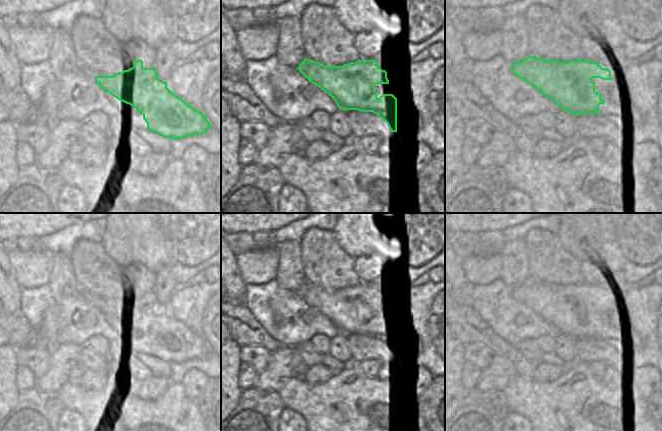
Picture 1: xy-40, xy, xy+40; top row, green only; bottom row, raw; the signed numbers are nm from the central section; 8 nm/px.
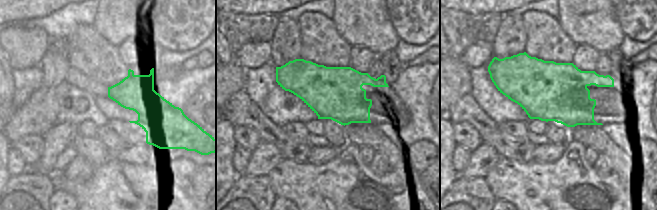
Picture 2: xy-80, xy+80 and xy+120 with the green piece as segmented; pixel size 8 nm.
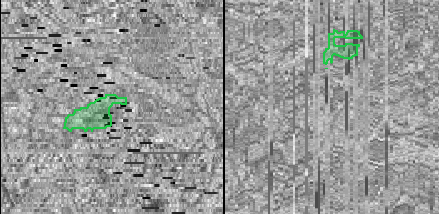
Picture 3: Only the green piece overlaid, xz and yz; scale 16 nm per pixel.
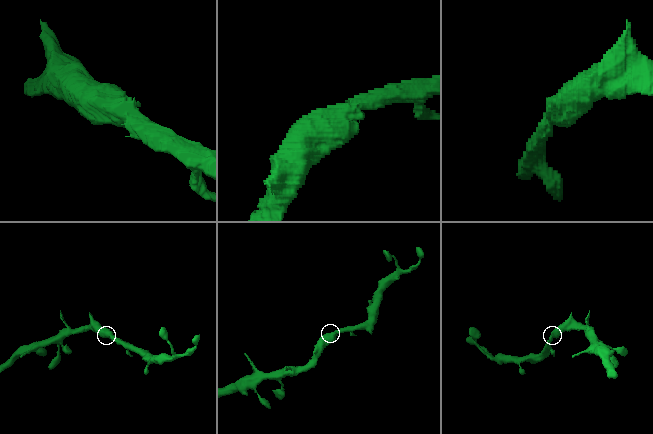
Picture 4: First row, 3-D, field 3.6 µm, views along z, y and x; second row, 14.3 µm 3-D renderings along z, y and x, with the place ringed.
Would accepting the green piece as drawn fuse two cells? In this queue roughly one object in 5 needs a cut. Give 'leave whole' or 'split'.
leave whole

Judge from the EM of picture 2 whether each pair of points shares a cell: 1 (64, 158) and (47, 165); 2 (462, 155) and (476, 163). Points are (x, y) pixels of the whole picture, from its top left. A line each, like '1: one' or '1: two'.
1: two
2: two

